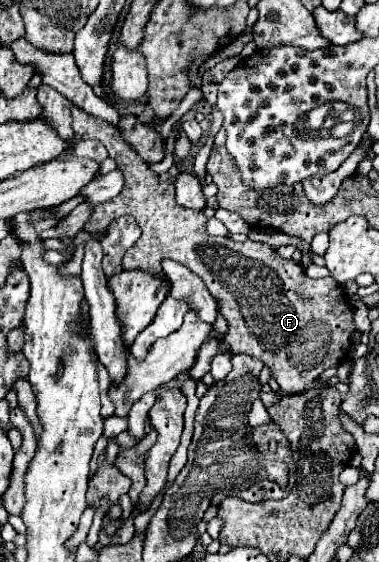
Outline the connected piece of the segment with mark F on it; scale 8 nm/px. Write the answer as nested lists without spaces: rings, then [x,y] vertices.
[[[69,102],[69,108],[77,140],[99,140],[107,148],[109,158],[117,162],[117,170],[125,180],[119,196],[93,206],[85,230],[91,234],[102,233],[113,218],[127,214],[133,216],[143,230],[137,244],[123,256],[123,270],[141,270],[155,276],[161,274],[161,262],[165,258],[185,264],[205,282],[209,294],[219,304],[221,316],[229,322],[229,332],[223,338],[223,344],[229,346],[229,354],[247,354],[261,360],[285,394],[315,388],[323,370],[347,358],[351,334],[357,328],[341,284],[331,276],[321,280],[309,278],[297,262],[281,258],[269,244],[209,236],[205,232],[207,216],[199,210],[181,208],[175,202],[173,184],[161,182],[109,122],[83,112],[73,106],[73,102]]]

